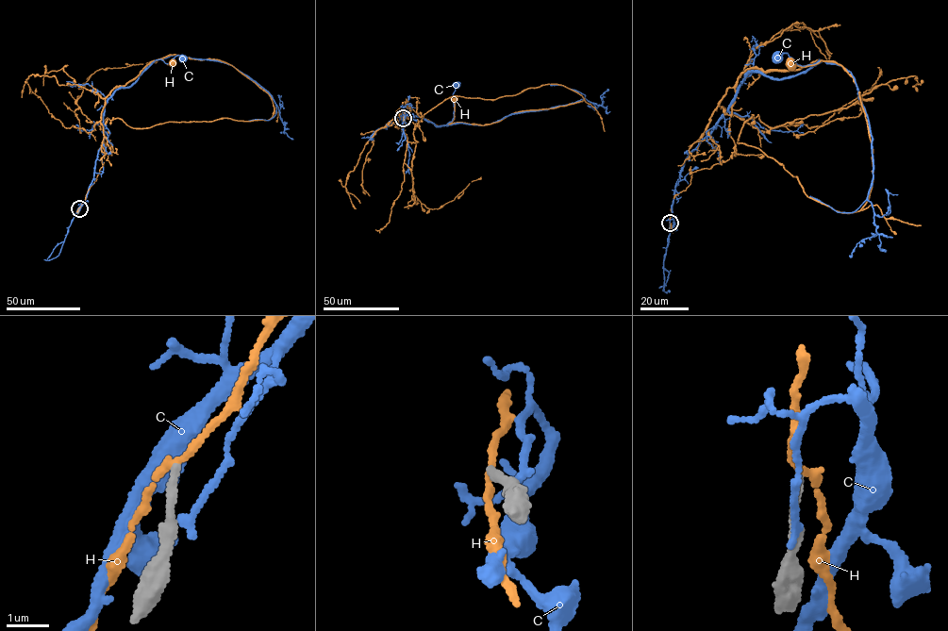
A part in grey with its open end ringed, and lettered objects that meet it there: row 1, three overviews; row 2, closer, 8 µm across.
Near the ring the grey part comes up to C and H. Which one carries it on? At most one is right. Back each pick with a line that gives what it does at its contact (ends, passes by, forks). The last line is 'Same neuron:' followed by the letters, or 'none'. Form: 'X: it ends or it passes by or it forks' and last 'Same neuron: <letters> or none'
Same neuron: none

